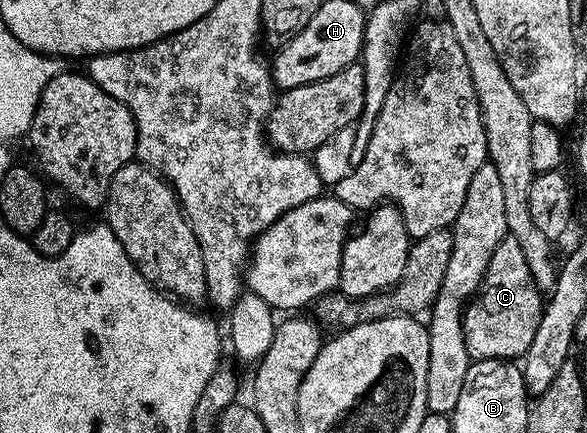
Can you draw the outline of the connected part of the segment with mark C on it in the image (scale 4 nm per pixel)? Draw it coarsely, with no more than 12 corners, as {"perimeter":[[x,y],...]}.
{"perimeter":[[507,234],[464,308],[473,360],[519,360],[542,292]]}

